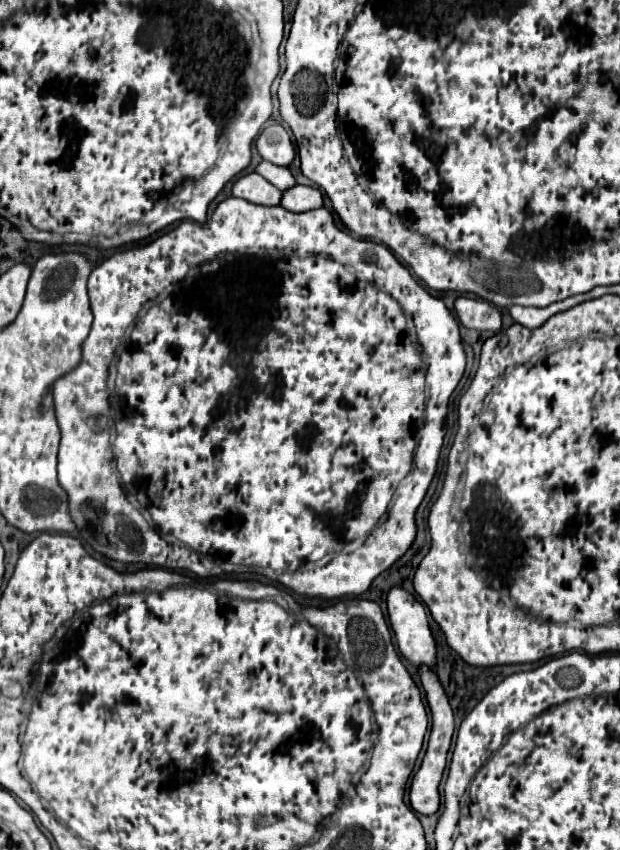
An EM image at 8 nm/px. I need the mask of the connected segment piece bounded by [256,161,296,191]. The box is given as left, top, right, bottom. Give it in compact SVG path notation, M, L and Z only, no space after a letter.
M262 161L256 171L258 171L266 181L270 181L274 187L278 187L280 191L292 189L292 185L296 185L296 179L292 177L292 173L290 173L288 167L280 167L280 165Z

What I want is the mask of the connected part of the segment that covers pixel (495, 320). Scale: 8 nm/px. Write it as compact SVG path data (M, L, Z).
M458 297L456 299L456 315L460 323L468 329L476 331L494 331L502 329L502 315L498 307L488 301L474 299L474 297Z

